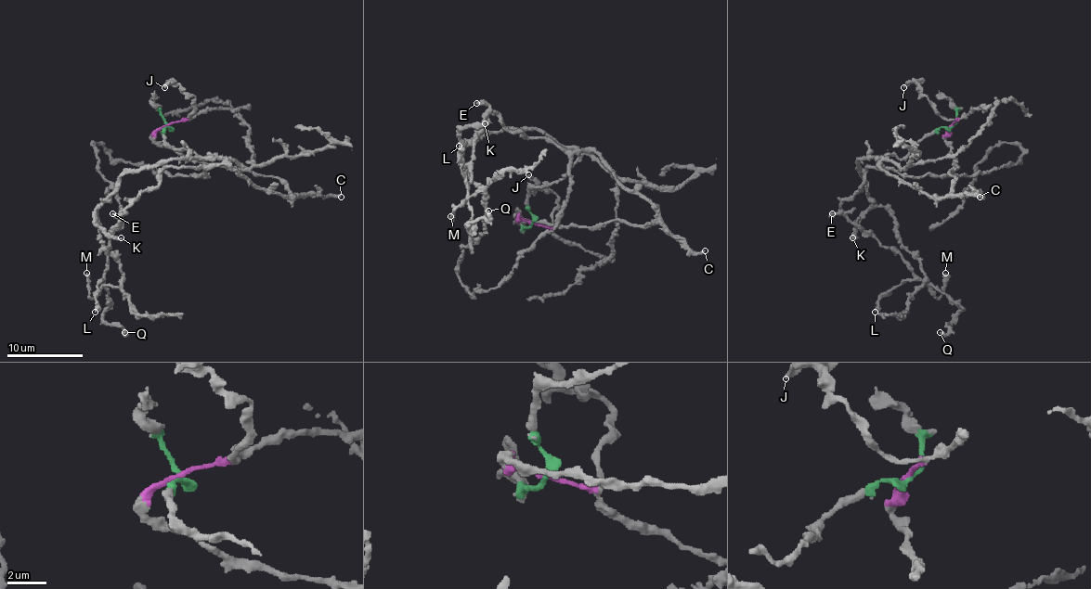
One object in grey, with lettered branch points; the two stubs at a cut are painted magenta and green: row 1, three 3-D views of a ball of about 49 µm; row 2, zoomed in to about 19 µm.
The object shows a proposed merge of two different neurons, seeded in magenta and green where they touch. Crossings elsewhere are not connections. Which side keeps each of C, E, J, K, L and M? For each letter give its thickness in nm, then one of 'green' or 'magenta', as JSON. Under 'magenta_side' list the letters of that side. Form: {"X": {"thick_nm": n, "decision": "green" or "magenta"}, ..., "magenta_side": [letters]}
{"C": {"thick_nm": 320, "decision": "magenta"}, "E": {"thick_nm": 380, "decision": "magenta"}, "J": {"thick_nm": 360, "decision": "magenta"}, "K": {"thick_nm": 400, "decision": "green"}, "L": {"thick_nm": 480, "decision": "magenta"}, "M": {"thick_nm": 440, "decision": "green"}, "magenta_side": ["C", "E", "J", "L"]}

